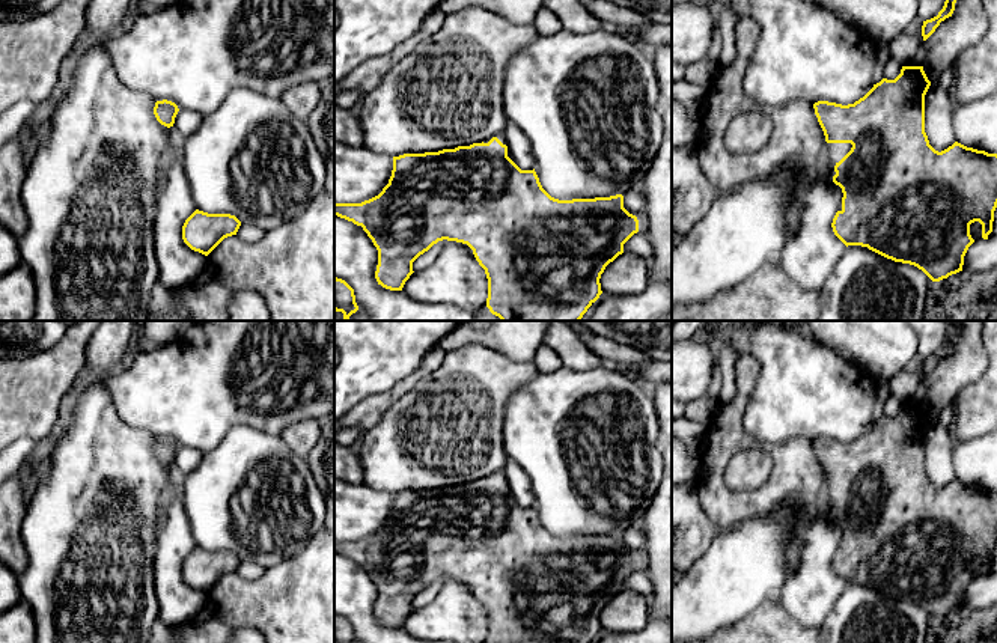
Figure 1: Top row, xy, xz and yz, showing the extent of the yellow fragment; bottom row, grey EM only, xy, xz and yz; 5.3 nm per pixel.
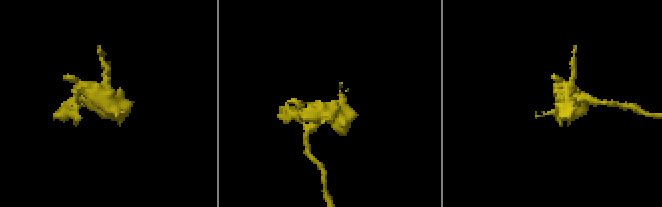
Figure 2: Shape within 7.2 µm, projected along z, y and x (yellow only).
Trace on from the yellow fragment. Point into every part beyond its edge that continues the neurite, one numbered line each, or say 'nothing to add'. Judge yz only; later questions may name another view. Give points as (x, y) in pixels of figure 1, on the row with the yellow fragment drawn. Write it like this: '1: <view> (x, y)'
1: yz (835, 152)

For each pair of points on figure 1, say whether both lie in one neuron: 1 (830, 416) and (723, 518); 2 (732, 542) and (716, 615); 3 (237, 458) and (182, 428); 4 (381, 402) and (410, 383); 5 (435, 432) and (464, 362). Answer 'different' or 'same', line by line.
1: different
2: same
3: different
4: same
5: same

